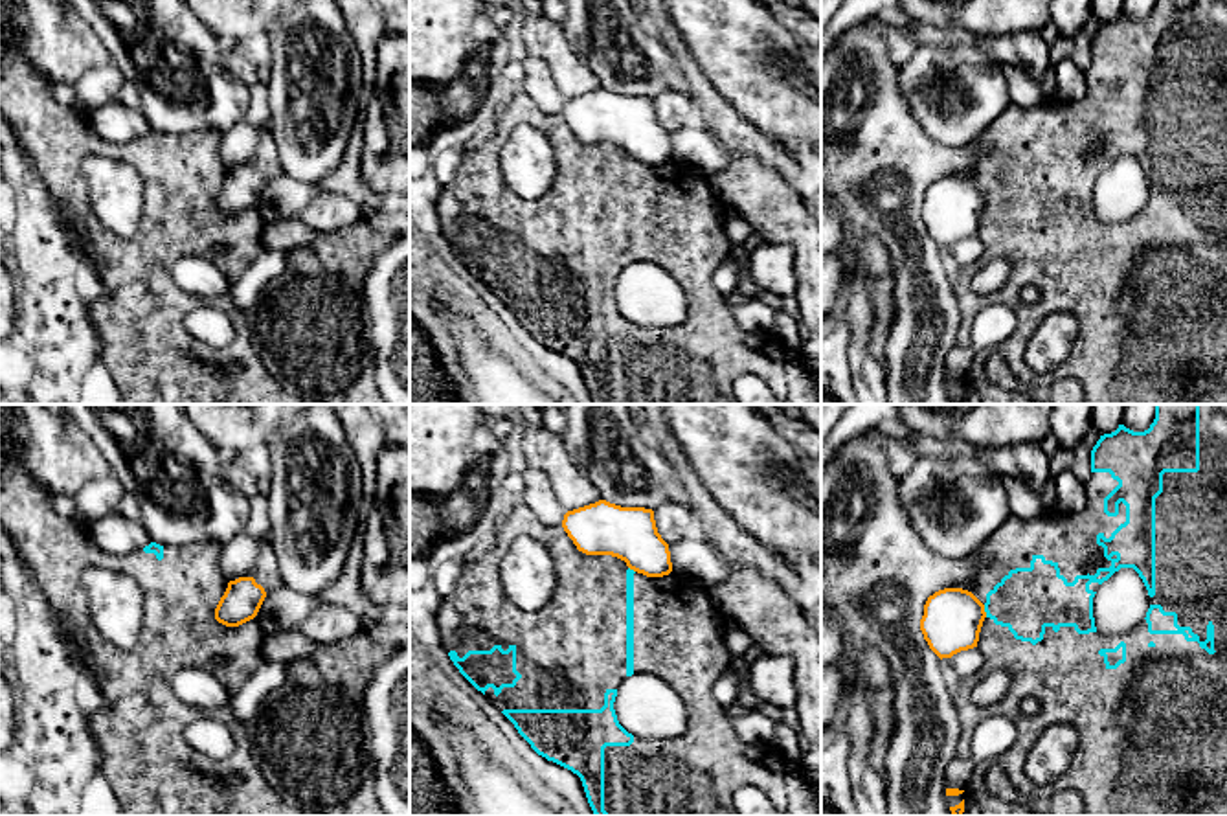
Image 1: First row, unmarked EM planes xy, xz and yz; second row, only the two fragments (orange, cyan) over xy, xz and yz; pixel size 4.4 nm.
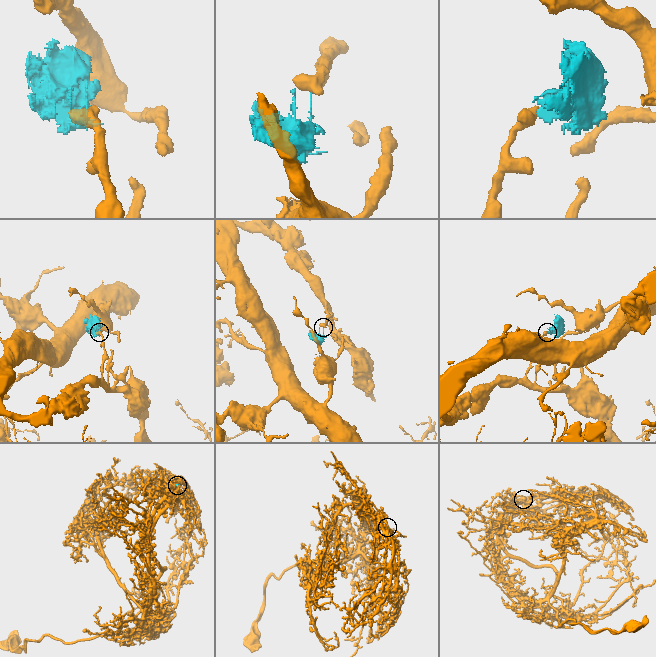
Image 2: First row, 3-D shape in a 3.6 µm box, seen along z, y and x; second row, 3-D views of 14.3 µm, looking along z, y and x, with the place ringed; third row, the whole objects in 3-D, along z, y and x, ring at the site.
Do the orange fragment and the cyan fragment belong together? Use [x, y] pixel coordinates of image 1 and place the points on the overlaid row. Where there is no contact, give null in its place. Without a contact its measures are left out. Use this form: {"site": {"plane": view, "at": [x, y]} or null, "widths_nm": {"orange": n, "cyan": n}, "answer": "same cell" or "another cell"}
{"site": {"plane": "yz", "at": [983, 611]}, "widths_nm": {"orange": 260, "cyan": 280}, "answer": "another cell"}

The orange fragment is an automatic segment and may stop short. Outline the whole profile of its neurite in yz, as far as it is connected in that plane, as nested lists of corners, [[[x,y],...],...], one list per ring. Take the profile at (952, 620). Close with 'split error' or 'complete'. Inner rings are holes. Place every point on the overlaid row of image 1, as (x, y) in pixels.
[[[944,588],[928,597],[920,630],[942,660],[977,647],[985,618],[985,605],[972,592]]] | complete

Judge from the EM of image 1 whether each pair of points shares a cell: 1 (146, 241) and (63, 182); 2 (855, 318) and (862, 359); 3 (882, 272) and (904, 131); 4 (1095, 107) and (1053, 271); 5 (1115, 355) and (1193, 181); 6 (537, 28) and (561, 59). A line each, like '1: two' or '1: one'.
1: one
2: one
3: two
4: one
5: one
6: one

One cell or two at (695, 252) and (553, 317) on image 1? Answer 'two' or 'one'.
one

